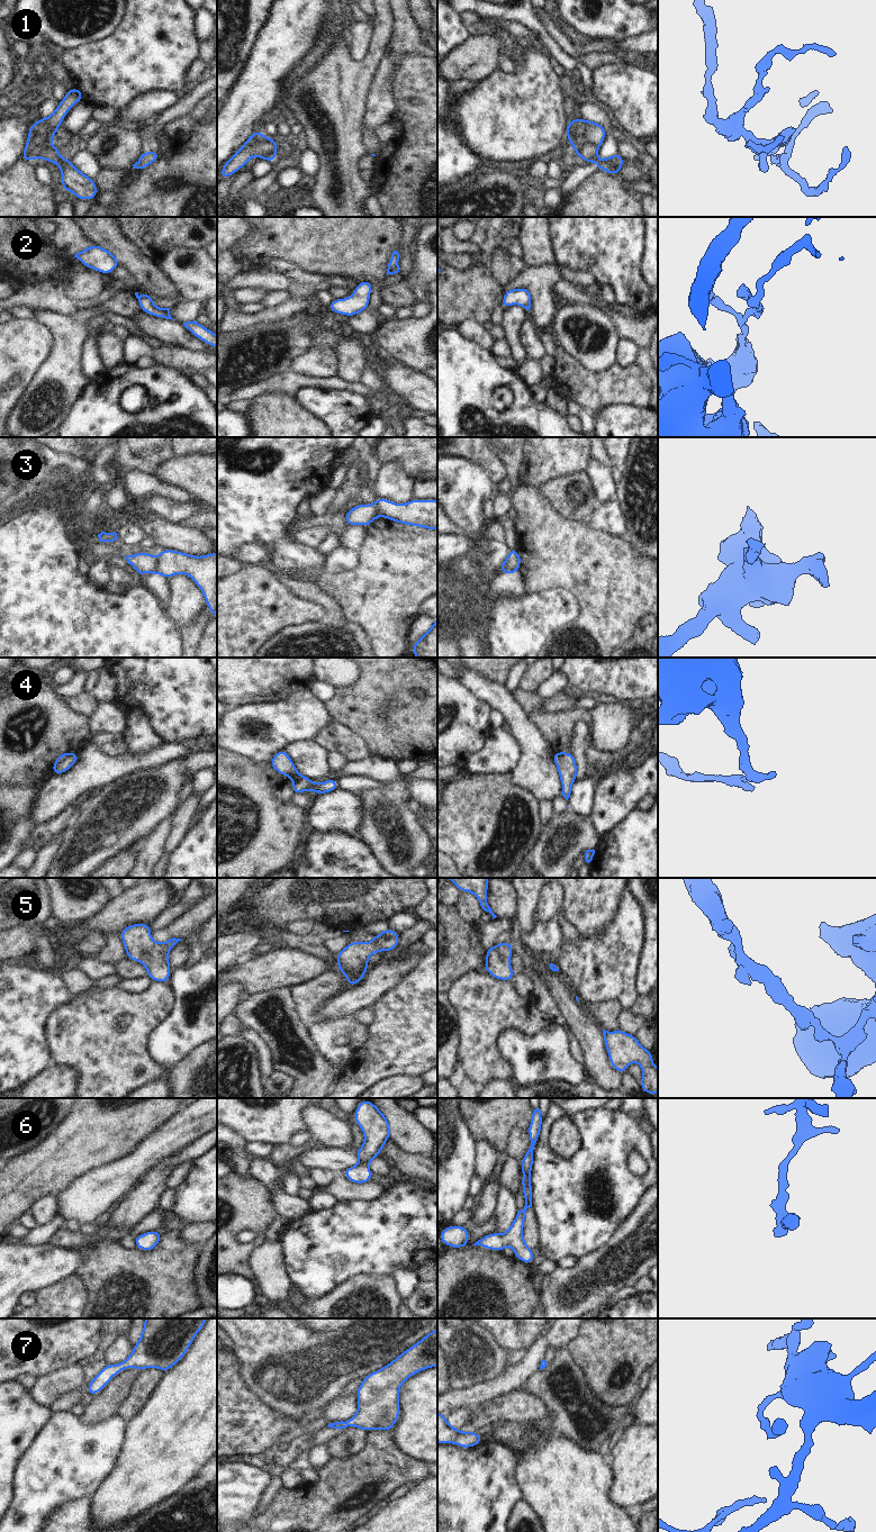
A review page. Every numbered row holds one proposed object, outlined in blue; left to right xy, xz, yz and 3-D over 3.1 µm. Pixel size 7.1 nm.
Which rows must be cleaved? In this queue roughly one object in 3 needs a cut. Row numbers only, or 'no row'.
1, 3, 4

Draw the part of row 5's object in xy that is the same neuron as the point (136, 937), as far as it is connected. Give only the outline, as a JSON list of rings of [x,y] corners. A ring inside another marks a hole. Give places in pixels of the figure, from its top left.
[[[137,923],[126,926],[120,937],[126,958],[144,964],[152,981],[170,981],[169,953],[181,939],[170,939],[164,943],[154,942],[150,924]]]

